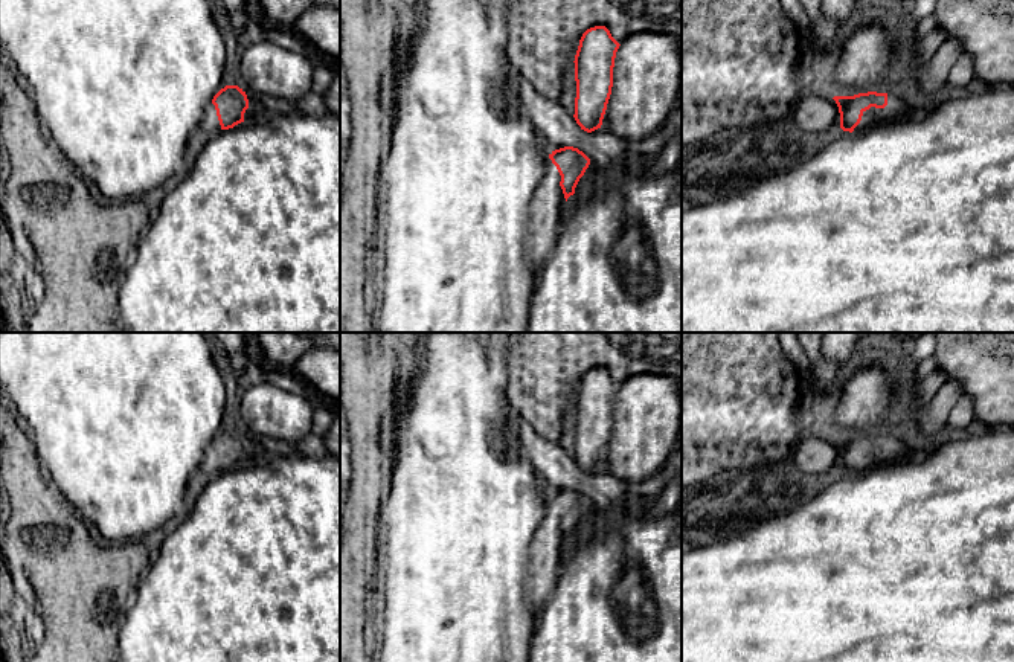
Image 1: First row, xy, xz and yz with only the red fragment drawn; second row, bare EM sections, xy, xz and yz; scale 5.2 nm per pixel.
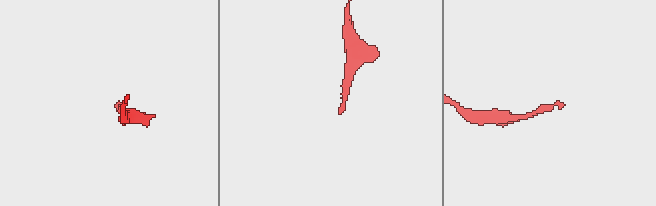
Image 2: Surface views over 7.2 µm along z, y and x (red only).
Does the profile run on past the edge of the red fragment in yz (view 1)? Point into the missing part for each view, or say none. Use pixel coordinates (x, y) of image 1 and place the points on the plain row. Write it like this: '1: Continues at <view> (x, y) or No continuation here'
1: No continuation here

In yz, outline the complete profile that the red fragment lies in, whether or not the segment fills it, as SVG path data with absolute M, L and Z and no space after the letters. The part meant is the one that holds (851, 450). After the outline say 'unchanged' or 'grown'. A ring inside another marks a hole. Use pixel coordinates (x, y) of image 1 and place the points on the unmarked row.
M858 435L854 438L834 438L833 439L840 455L840 470L852 474L860 465L862 458L871 448L884 450L887 447L887 435Z; unchanged

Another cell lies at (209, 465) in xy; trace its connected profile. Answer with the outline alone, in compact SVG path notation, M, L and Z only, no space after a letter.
M210 444L203 456L203 461L198 465L198 471L201 471L207 479L213 477L221 471L215 447Z

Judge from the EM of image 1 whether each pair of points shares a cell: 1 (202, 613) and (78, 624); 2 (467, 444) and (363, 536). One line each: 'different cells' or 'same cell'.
1: different cells
2: different cells

